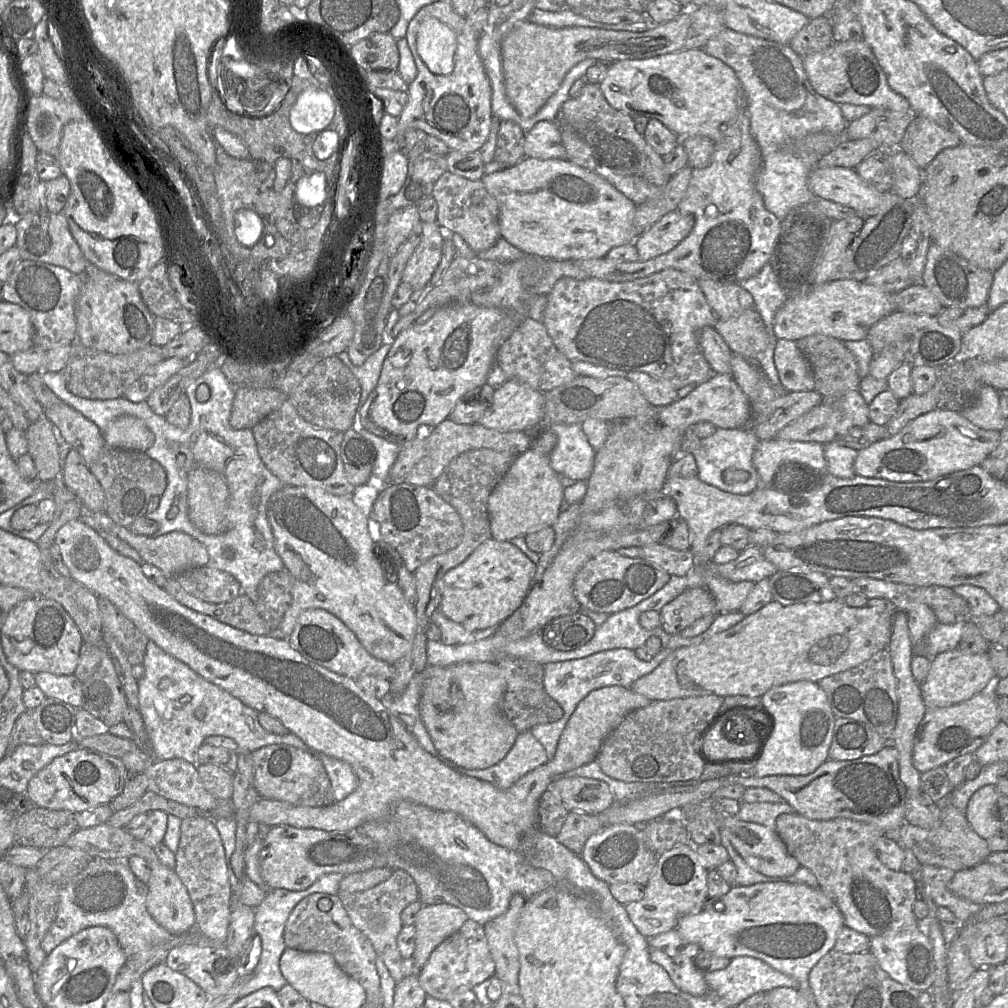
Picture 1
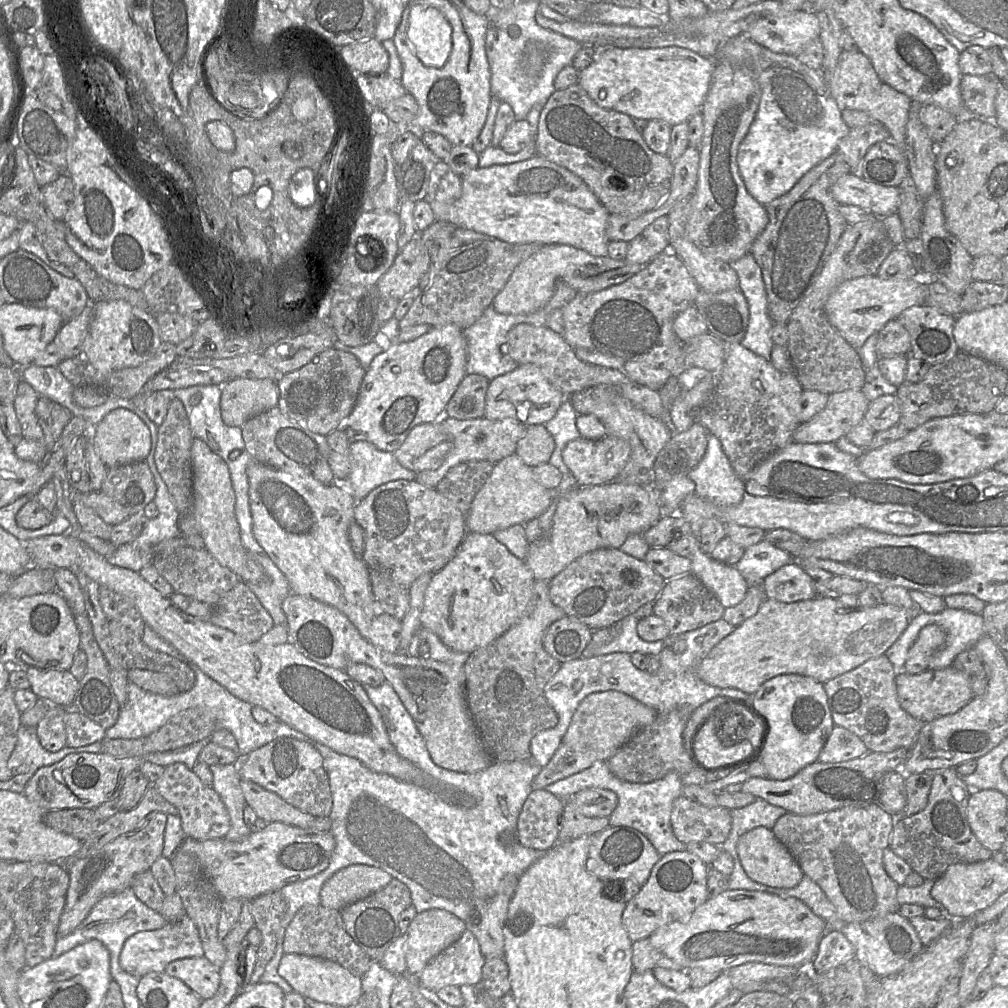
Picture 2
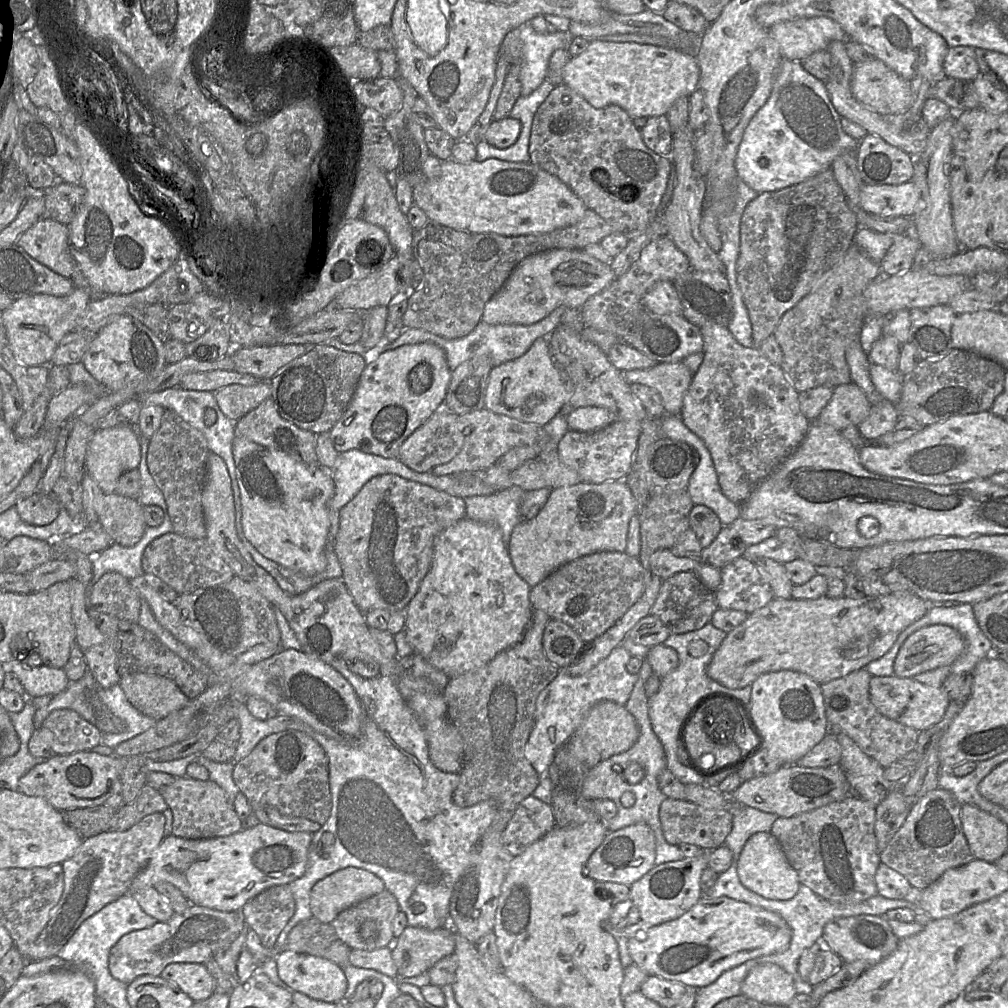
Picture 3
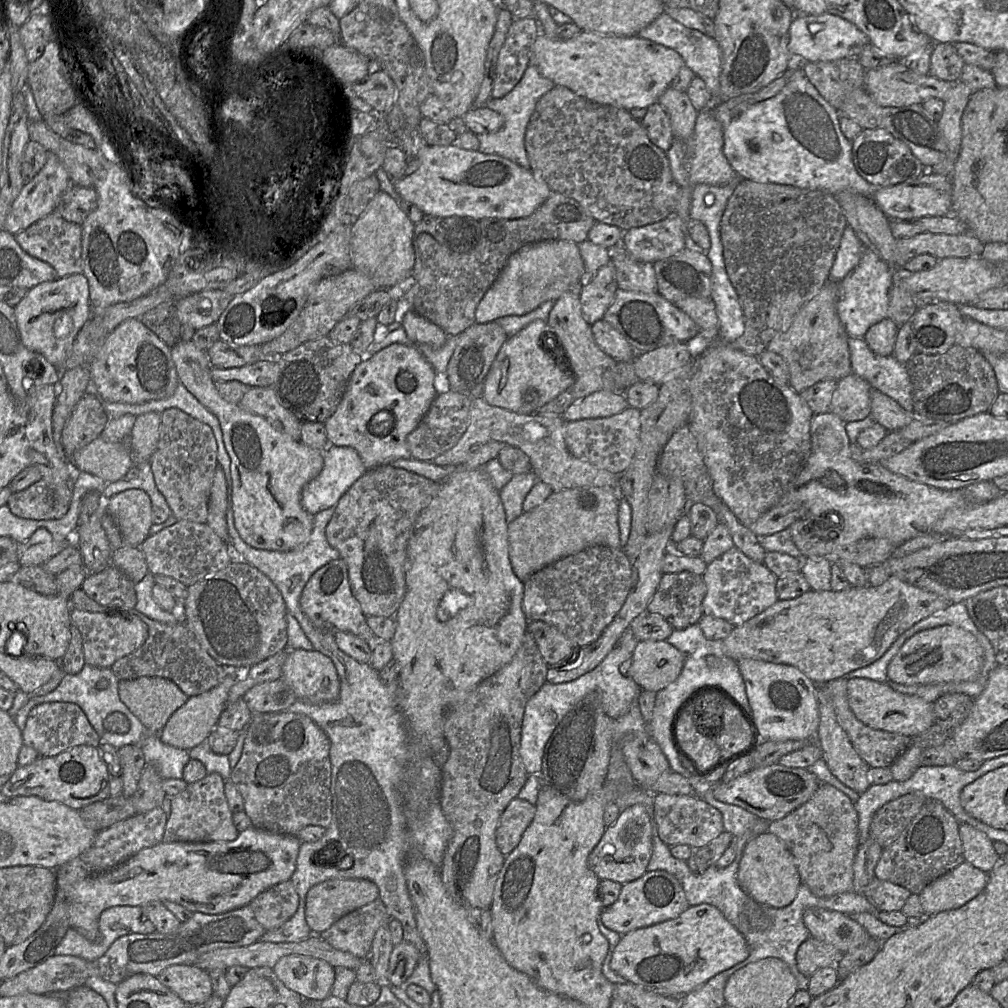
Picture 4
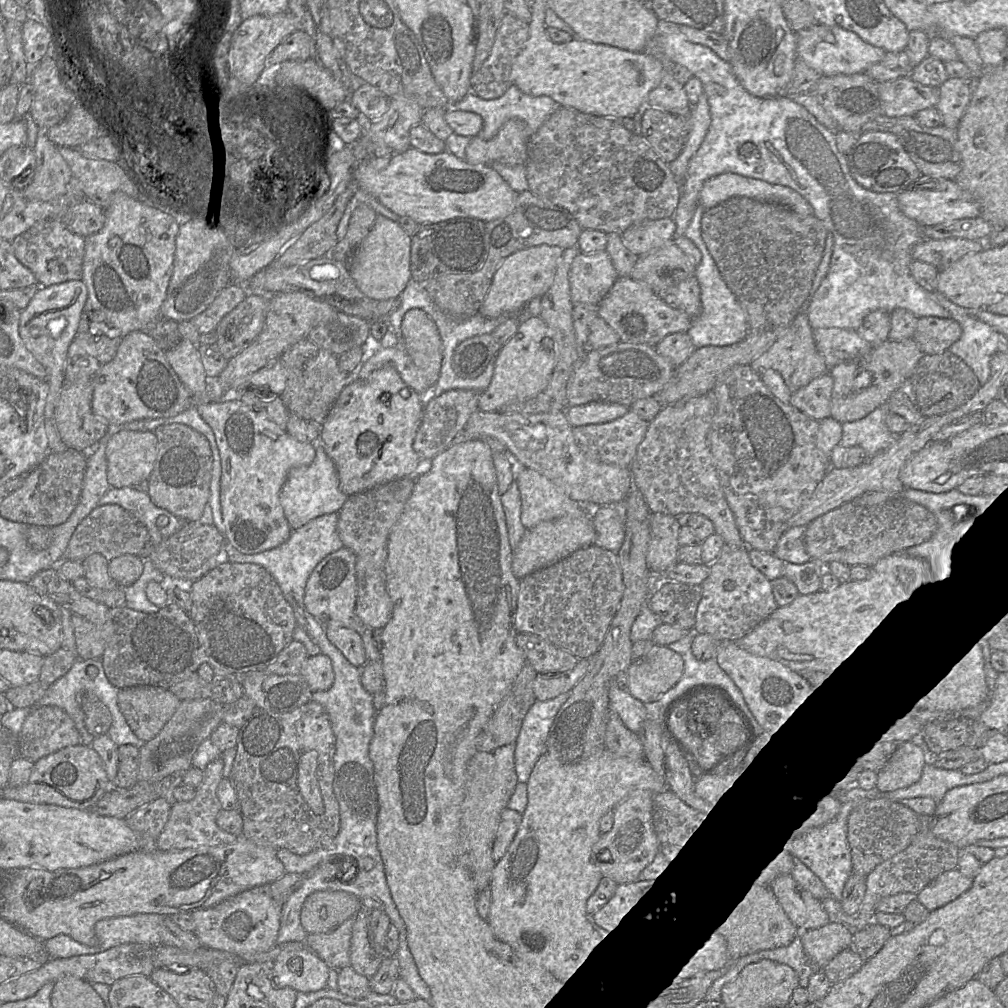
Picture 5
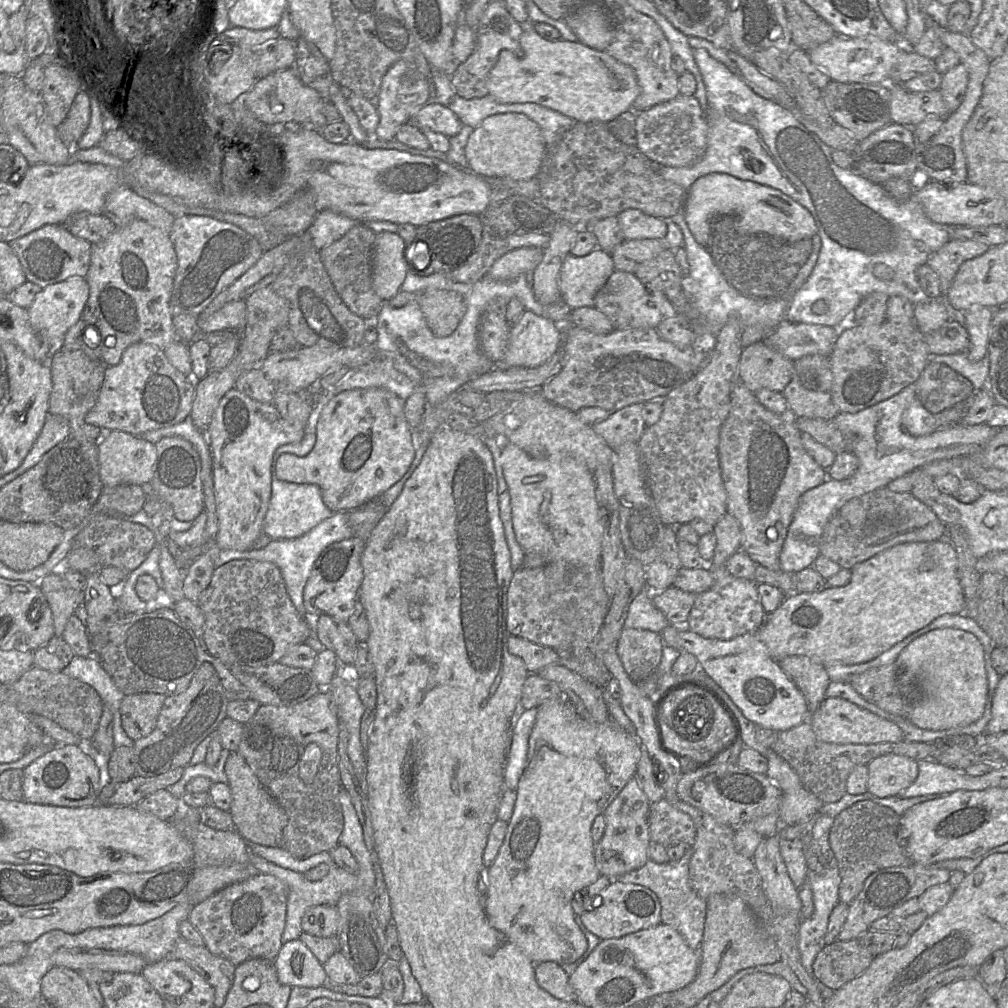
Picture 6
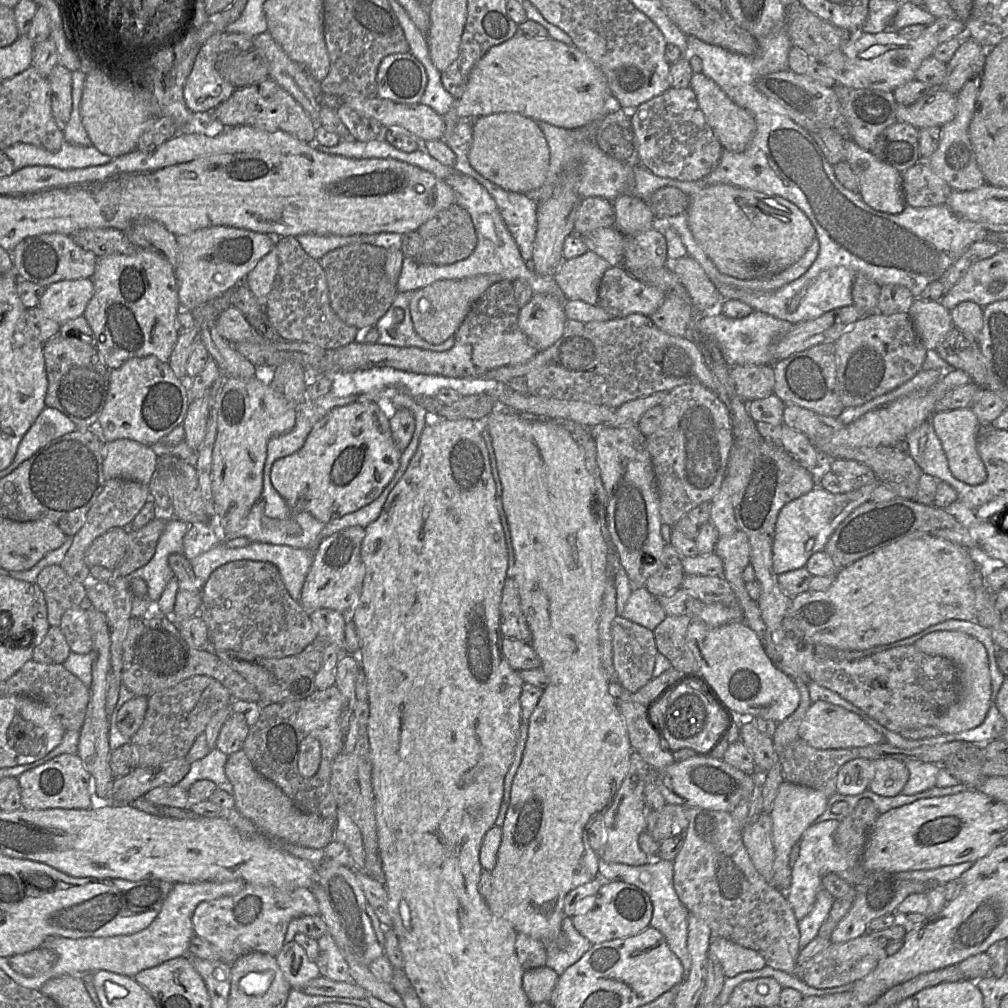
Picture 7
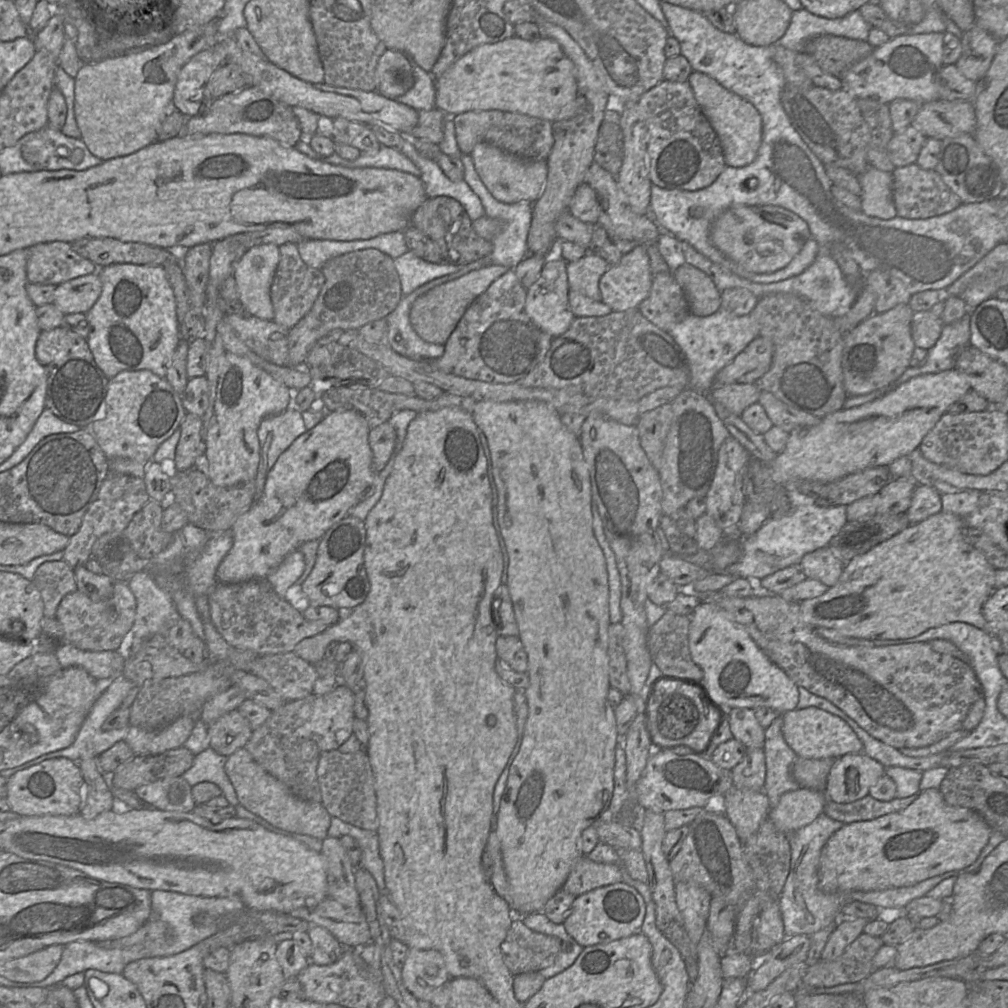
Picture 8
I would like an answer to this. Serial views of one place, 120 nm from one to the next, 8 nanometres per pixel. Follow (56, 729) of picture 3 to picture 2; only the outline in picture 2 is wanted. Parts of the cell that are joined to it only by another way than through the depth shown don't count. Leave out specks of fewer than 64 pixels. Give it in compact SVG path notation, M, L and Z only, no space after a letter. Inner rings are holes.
M66 711L64 725L67 747L86 746L105 738L106 730L78 711Z

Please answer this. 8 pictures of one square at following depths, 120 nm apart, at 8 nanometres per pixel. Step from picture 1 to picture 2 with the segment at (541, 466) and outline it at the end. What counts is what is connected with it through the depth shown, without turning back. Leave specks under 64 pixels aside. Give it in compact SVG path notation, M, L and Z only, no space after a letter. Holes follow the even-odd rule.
M515 453L508 455L495 463L489 477L476 493L466 515L467 532L493 534L512 525L525 525L547 510L552 496L552 490L536 480L532 467L526 465Z

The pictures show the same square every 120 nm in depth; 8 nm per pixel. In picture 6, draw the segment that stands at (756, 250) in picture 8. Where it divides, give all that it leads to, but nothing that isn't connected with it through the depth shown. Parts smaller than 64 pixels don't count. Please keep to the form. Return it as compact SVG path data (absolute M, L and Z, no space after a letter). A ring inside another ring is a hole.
M713 173L698 179L688 191L684 216L695 240L708 249L711 224L719 216L733 214L739 234L763 234L783 242L811 239L818 234L811 213L781 191L725 173Z

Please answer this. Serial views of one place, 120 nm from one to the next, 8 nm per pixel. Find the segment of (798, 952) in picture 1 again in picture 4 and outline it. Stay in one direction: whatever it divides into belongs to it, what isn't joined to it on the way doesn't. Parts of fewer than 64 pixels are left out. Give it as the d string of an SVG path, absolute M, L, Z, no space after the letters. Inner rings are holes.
M713 905L689 906L677 918L622 935L613 950L611 969L627 982L646 989L668 989L685 996L716 974L749 956L745 936Z

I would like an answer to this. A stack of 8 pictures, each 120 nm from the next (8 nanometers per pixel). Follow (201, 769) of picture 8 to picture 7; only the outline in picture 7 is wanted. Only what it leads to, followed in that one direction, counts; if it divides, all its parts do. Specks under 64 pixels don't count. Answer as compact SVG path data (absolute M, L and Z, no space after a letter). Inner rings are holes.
M211 749L205 757L191 763L189 772L177 785L189 790L196 781L206 779L213 781L218 789L233 795L232 784L225 774L227 759L228 756L219 749Z

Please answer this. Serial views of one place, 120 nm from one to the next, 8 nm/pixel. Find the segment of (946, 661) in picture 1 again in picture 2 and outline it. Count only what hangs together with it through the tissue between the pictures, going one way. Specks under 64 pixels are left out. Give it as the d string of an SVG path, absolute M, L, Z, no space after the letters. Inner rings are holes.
M952 666L926 669L918 674L901 671L896 674L895 681L901 707L923 724L956 713L974 698L970 676Z

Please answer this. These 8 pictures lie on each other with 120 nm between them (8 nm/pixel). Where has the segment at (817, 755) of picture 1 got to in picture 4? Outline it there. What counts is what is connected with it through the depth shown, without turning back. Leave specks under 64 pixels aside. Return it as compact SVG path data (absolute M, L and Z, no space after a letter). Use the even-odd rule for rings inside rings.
M740 659L737 661L752 715L763 741L814 740L819 726L818 684L798 668L784 664Z

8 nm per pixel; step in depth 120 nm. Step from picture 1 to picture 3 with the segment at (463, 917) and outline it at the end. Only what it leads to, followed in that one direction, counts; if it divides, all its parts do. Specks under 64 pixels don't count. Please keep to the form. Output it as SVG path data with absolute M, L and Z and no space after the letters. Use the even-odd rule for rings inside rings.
M450 925L434 930L407 926L391 944L398 977L418 976L454 952L455 931Z

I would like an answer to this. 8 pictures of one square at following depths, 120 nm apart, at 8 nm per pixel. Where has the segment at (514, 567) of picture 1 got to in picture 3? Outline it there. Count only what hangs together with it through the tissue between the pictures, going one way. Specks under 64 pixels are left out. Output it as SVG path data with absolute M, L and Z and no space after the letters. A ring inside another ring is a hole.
M465 516L434 539L430 569L405 608L407 641L415 654L450 678L478 669L522 638L532 615L530 590L514 569L500 529Z

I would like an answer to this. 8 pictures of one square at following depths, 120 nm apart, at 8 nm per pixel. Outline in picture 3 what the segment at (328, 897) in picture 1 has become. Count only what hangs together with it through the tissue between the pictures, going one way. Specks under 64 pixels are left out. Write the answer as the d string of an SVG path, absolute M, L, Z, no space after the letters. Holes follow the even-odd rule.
M312 916L291 929L278 953L282 950L319 956L346 967L351 948L338 937L331 924L322 923Z

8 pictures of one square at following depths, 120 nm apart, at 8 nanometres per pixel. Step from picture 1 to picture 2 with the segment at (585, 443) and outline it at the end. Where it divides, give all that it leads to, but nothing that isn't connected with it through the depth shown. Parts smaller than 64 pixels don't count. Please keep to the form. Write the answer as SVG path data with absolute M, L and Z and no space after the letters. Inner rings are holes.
M564 400L556 415L544 425L555 441L555 448L549 463L559 469L563 475L569 475L569 469L563 461L562 452L566 444L581 437L576 426L578 413L569 400Z

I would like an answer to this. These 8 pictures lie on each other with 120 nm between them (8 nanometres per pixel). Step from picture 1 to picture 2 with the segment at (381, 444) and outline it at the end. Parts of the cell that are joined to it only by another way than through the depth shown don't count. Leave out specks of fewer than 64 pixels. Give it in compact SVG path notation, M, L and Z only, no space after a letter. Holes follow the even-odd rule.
M368 441L352 442L349 448L350 472L346 482L351 486L352 496L356 501L365 497L377 486L392 480L415 480L416 472L400 465L393 452L383 451Z

